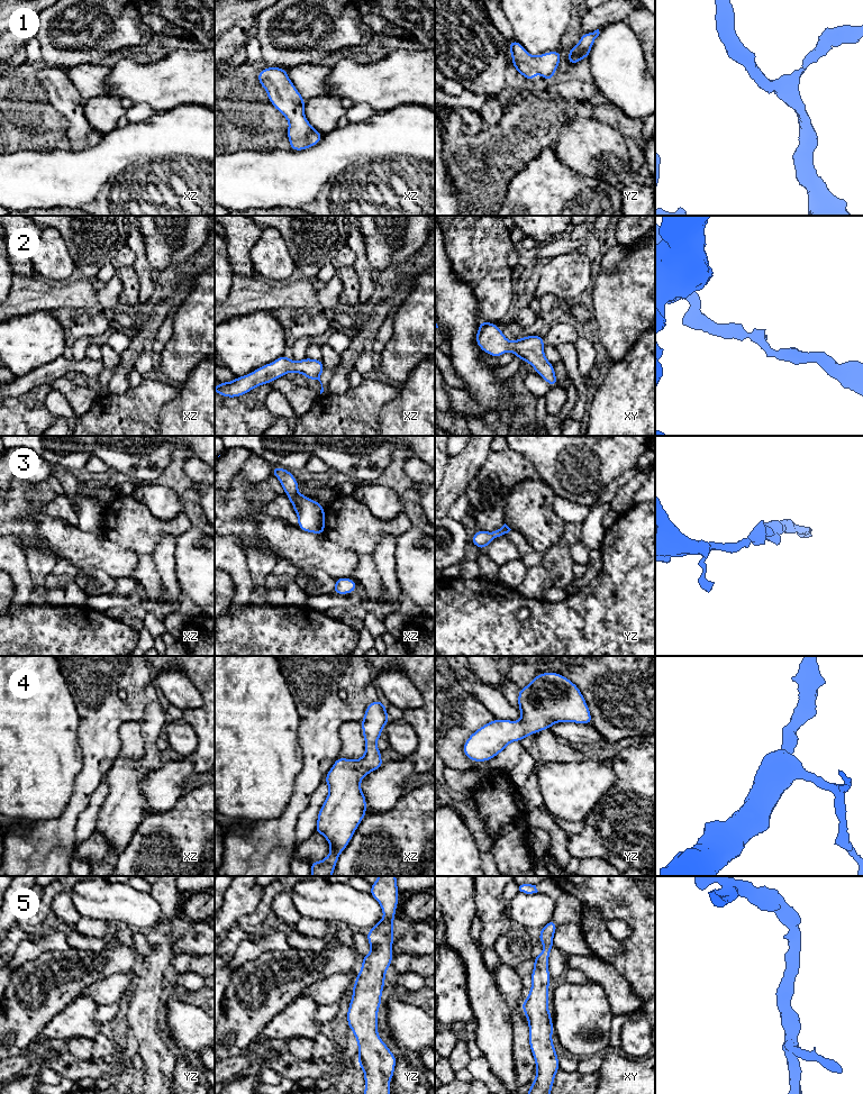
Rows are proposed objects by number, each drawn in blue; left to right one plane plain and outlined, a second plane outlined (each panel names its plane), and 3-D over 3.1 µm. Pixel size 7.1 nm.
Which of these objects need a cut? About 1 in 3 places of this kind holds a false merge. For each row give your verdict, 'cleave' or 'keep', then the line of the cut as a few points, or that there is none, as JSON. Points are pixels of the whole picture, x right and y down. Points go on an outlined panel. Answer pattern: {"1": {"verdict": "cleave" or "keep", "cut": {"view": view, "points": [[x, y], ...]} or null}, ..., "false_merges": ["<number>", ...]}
{"1": {"verdict": "keep", "cut": null}, "2": {"verdict": "keep", "cut": null}, "3": {"verdict": "keep", "cut": null}, "4": {"verdict": "keep", "cut": null}, "5": {"verdict": "keep", "cut": null}, "false_merges": []}

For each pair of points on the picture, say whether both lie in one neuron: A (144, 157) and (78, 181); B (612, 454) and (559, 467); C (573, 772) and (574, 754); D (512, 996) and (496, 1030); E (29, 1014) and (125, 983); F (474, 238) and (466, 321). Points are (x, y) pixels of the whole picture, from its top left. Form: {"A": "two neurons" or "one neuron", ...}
{"A": "one neuron", "B": "one neuron", "C": "two neurons", "D": "two neurons", "E": "two neurons", "F": "two neurons"}

